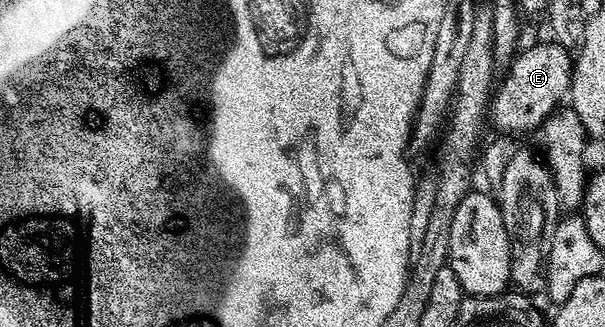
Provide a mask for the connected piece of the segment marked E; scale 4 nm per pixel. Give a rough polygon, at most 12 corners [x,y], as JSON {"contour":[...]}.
{"contour":[[553,40],[511,61],[495,126],[539,129],[569,95],[571,51]]}

